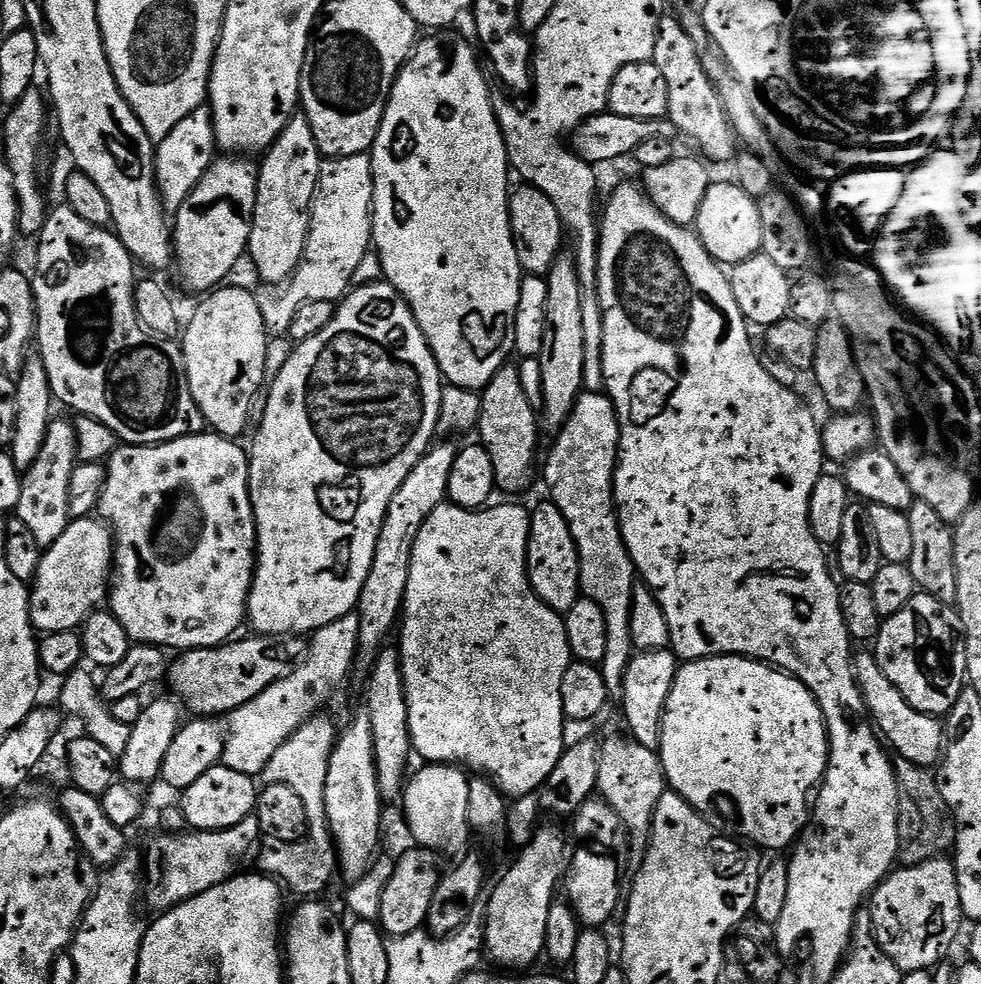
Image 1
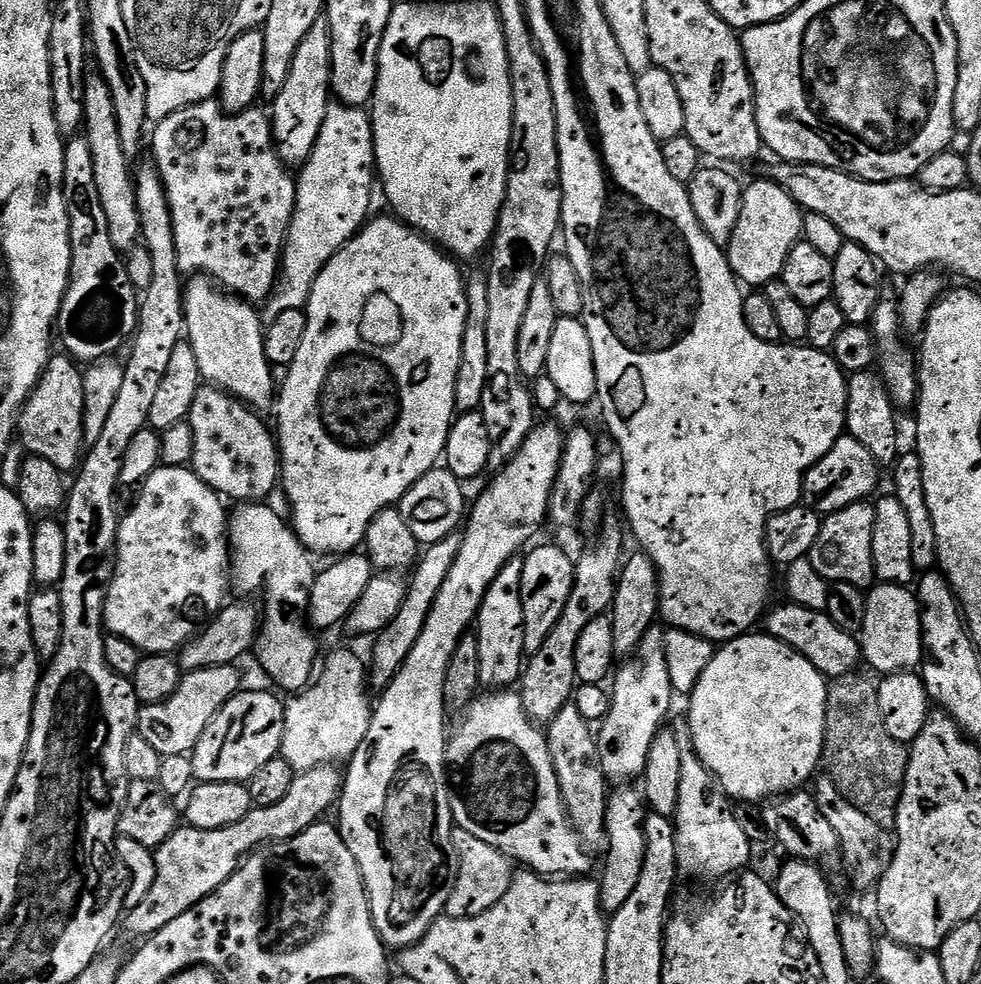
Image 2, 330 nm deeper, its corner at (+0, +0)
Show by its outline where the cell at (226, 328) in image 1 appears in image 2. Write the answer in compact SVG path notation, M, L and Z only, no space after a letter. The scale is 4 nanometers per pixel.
M202 386L190 408L186 421L194 430L194 454L192 455L191 469L206 482L221 497L235 502L264 502L272 491L277 491L280 479L280 449L273 429L268 428L259 420L257 413L236 397L224 392L220 388Z

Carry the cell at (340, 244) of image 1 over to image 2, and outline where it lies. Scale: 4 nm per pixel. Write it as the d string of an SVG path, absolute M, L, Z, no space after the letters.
M339 102L329 103L326 118L322 118L322 130L318 134L318 142L314 142L314 150L298 172L296 213L288 231L288 241L284 244L278 283L262 308L262 316L265 321L278 318L278 314L282 314L286 310L307 309L308 299L313 292L312 287L318 274L322 274L322 270L328 265L330 258L334 258L334 254L338 254L338 250L342 250L349 244L369 219L367 211L370 192L372 184L377 180L376 147L374 146L371 115L364 108L352 108L349 104Z

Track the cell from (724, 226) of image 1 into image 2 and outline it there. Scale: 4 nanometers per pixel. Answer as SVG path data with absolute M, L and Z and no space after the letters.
M764 178L764 180L756 180L752 185L743 189L744 197L742 198L742 210L738 214L738 226L734 226L734 234L730 238L730 242L726 246L726 255L728 257L728 265L732 267L732 273L736 276L737 281L741 285L747 286L763 286L769 284L771 280L777 279L783 273L786 266L786 258L790 254L790 250L802 239L804 230L805 213L802 211L799 204L794 202L794 198L786 190L782 190L782 186L778 186L771 178Z

